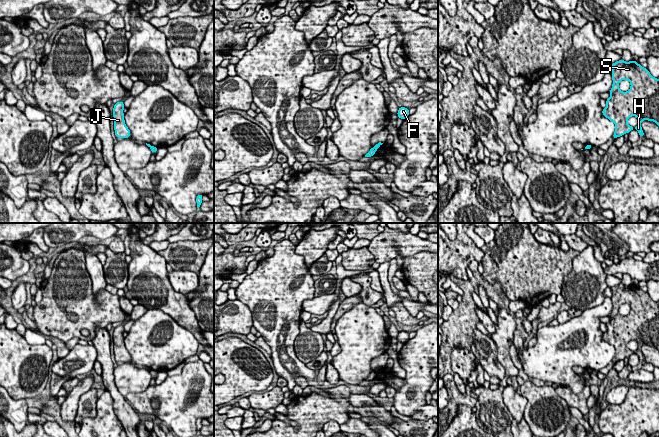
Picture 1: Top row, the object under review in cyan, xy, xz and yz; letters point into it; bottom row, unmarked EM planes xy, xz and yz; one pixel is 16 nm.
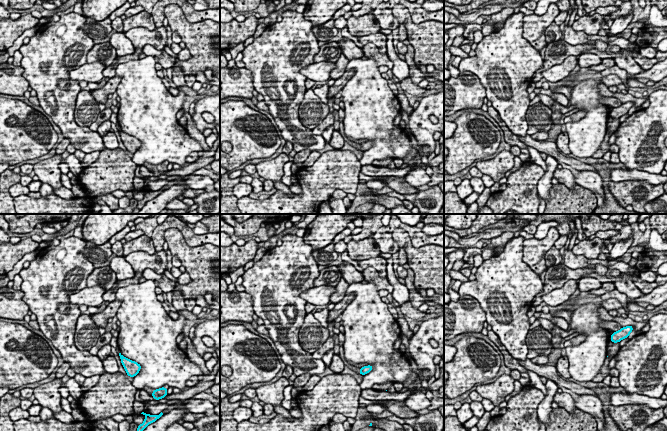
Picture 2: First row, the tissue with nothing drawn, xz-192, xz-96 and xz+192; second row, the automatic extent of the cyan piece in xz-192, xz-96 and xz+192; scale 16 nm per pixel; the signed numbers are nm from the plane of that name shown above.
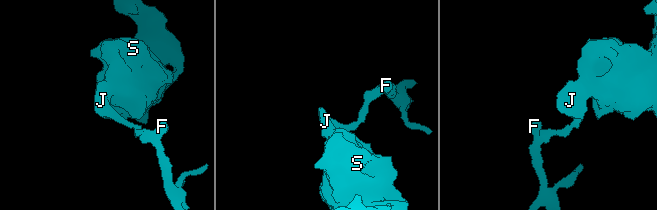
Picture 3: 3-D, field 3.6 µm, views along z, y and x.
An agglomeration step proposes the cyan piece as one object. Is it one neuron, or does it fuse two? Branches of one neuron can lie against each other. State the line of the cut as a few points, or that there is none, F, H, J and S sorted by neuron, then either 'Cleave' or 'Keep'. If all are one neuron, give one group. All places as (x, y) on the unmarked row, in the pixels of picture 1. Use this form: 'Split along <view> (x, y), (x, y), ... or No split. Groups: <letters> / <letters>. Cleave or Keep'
Split along xz (374, 370), (376, 374). Groups: F / H J S. Cleave

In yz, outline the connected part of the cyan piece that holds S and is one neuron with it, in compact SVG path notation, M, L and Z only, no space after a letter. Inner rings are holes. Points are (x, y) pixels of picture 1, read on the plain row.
M620 283L612 290L611 321L606 323L606 331L602 338L615 348L613 363L624 360L636 353L641 362L644 356L641 351L643 344L653 345L659 351L659 303L653 301L647 292L631 284ZM628 304L631 311L622 316L619 307ZM631 340L636 340L638 349L634 352L627 347Z

